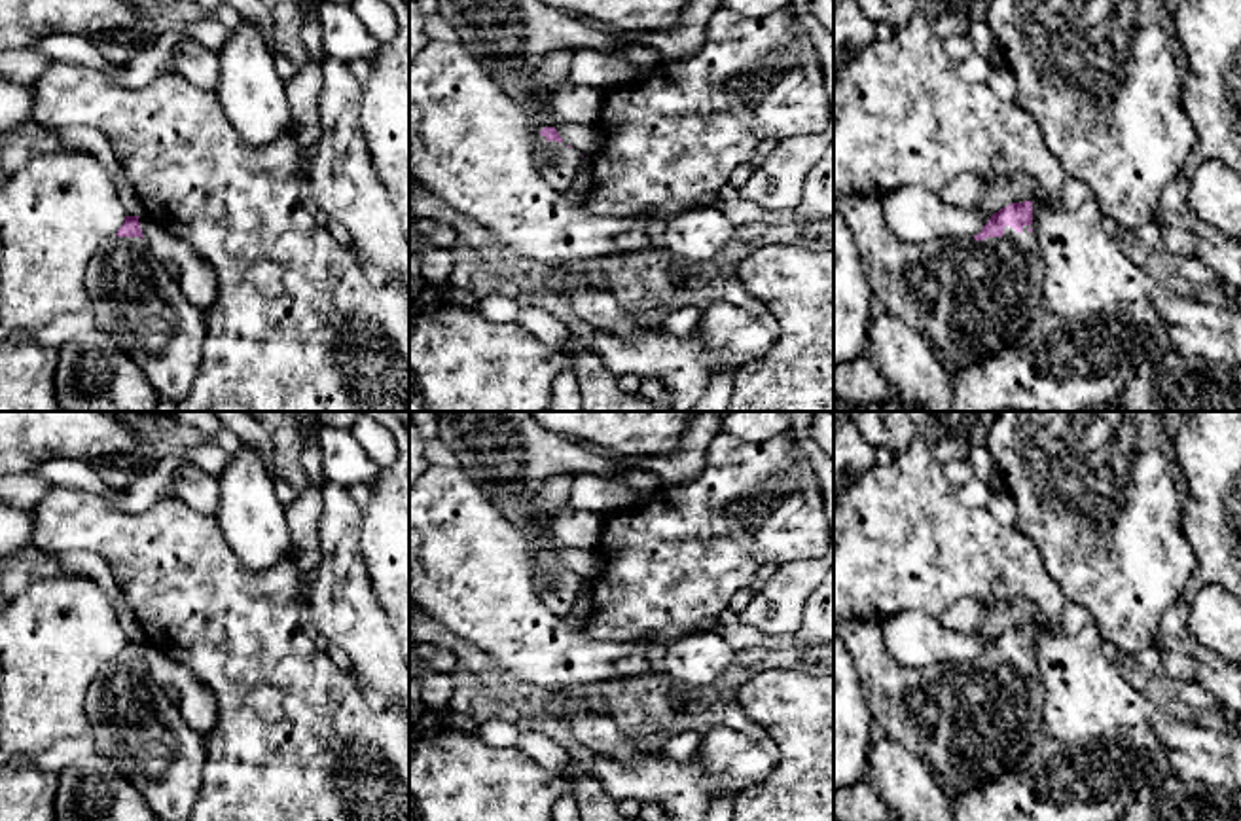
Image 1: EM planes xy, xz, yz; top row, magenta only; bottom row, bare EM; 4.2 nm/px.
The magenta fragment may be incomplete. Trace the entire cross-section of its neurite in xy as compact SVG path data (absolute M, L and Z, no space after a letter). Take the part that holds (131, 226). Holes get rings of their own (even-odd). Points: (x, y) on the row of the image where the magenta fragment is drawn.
M125 216L117 233L102 241L91 256L85 273L89 313L93 317L93 328L108 334L116 345L133 358L159 396L178 402L191 389L203 358L203 341L207 334L205 313L188 300L171 267L152 254L138 218L140 216Z

